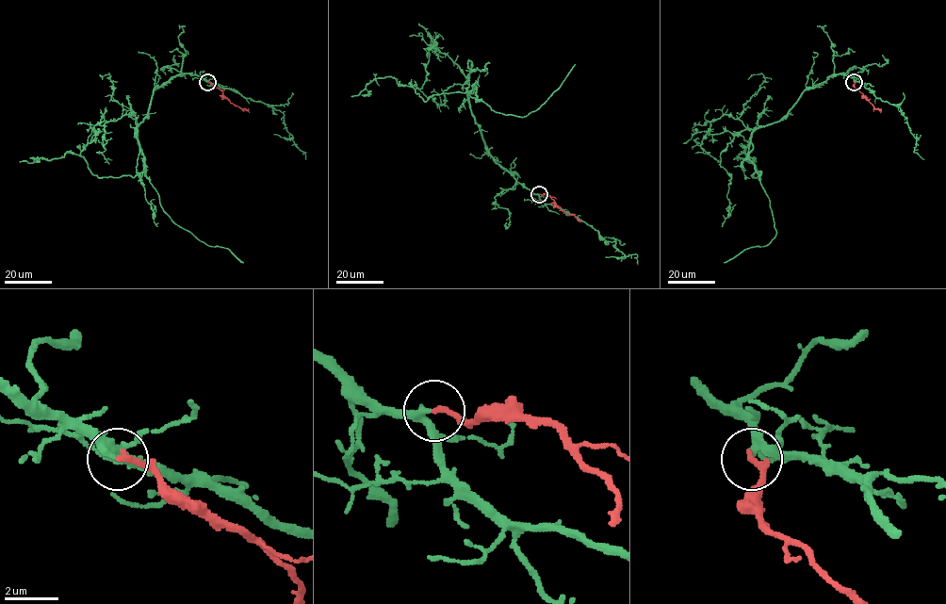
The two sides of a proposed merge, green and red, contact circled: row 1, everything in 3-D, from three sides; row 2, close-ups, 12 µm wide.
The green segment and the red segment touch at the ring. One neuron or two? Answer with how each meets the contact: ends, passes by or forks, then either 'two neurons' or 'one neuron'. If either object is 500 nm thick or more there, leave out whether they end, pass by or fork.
green passes by; red ends; one neuron

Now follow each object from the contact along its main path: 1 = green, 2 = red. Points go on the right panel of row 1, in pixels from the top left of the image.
1: (854, 81), (833, 73), (758, 126), (748, 150), (760, 172), (755, 177), (739, 134), (696, 132), (683, 143)
2: (854, 81), (855, 88), (880, 112)

